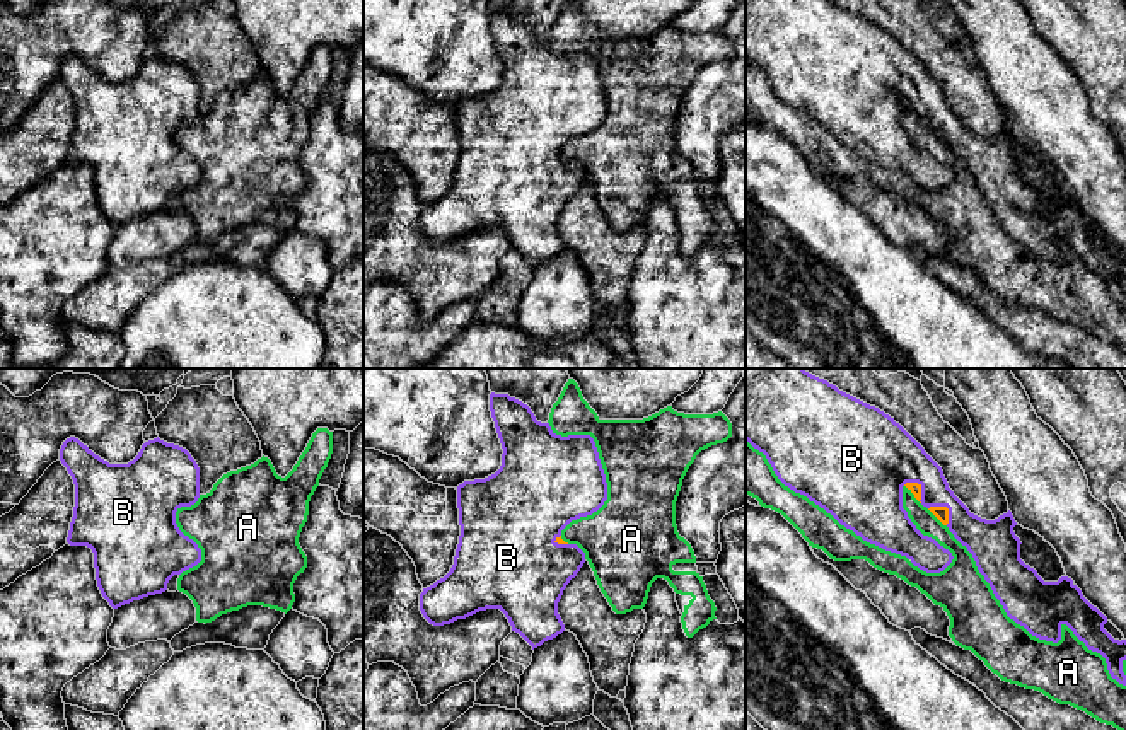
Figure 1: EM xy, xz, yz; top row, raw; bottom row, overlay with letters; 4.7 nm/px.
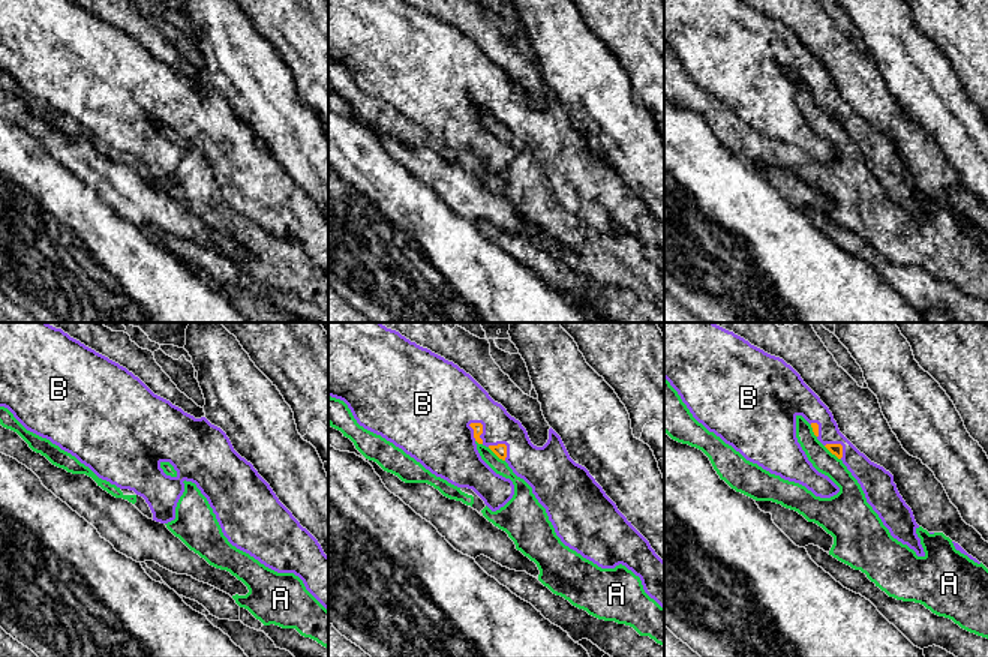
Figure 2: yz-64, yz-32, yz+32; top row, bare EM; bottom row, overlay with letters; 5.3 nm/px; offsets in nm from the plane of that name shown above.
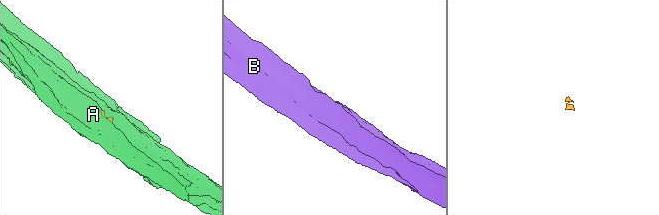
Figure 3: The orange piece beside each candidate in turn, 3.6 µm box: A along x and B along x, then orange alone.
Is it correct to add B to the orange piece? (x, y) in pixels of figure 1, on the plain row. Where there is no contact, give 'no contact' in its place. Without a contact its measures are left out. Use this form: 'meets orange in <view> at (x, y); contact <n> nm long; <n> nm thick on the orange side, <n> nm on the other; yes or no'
meets orange in yz at (946, 125); contact 130 nm long; 60 nm thick on the orange side, 190 nm on the other; yes

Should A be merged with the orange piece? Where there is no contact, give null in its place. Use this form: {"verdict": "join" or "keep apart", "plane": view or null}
{"verdict": "keep apart", "plane": "yz"}

